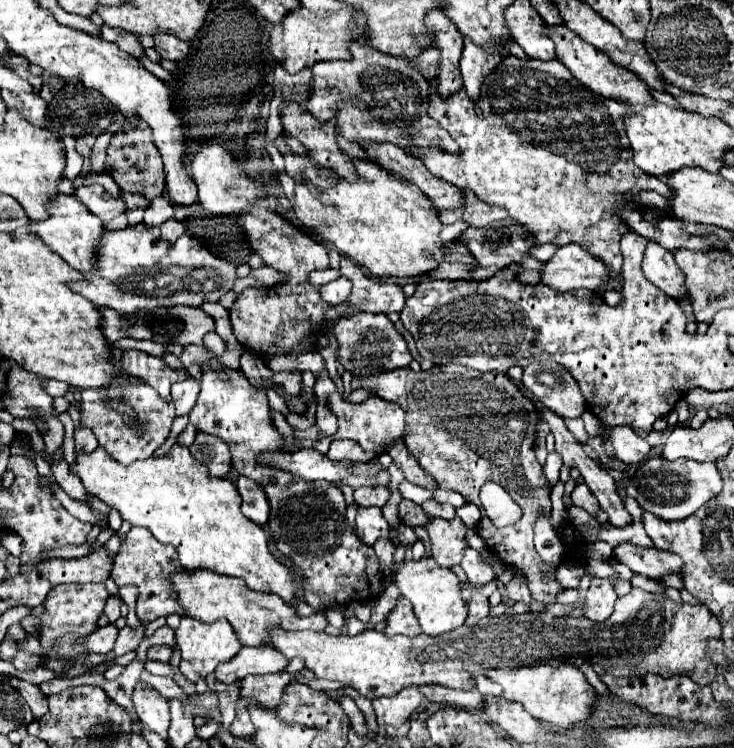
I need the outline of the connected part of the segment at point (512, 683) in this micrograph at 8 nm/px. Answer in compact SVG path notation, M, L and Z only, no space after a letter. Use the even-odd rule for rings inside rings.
M568 661L560 663L540 663L532 667L514 667L514 669L486 669L484 675L498 683L504 693L502 697L508 701L518 701L524 709L546 723L568 729L576 721L584 721L590 717L594 703L594 689L588 685L586 677Z

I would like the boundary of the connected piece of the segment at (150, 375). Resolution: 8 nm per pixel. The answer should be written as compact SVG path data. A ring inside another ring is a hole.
M132 349L122 353L120 369L132 377L142 379L150 387L154 387L164 401L170 401L170 387L176 381L188 379L188 371L184 369L174 371L160 357L152 357L142 351L132 351Z

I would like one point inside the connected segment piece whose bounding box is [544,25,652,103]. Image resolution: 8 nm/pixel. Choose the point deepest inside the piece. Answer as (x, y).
(593, 69)

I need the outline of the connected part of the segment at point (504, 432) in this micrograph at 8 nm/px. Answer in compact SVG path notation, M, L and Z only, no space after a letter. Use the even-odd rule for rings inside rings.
M452 365L448 369L442 367L432 367L430 371L414 371L410 367L400 367L400 369L388 369L380 373L370 373L370 375L352 375L352 389L368 389L372 395L378 395L390 403L396 403L398 407L404 409L406 413L406 433L404 433L404 443L410 455L418 459L418 465L434 477L440 489L452 489L464 495L466 501L478 505L482 509L482 503L478 499L480 487L486 481L494 481L500 487L504 487L510 497L522 507L522 519L516 521L516 525L498 529L488 515L482 511L482 521L478 525L478 535L484 539L484 543L498 555L498 559L504 565L518 567L526 573L526 581L530 587L530 593L536 601L548 603L554 601L554 595L562 591L562 587L554 579L556 567L544 567L540 563L540 557L536 555L534 541L532 541L532 529L536 523L536 511L544 507L544 511L550 513L550 491L544 491L544 473L542 465L536 461L534 455L534 439L536 439L536 423L540 421L540 415L536 413L534 403L514 385L504 373L480 373L468 367ZM542 571L550 573L550 581L542 581Z

